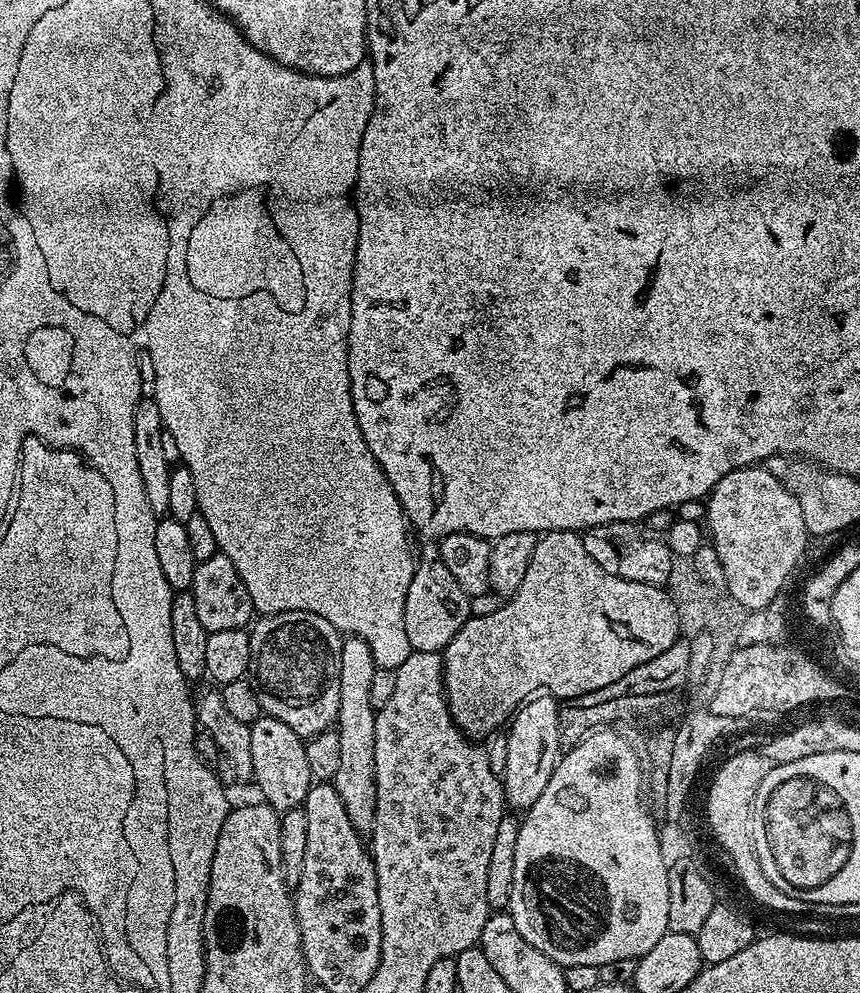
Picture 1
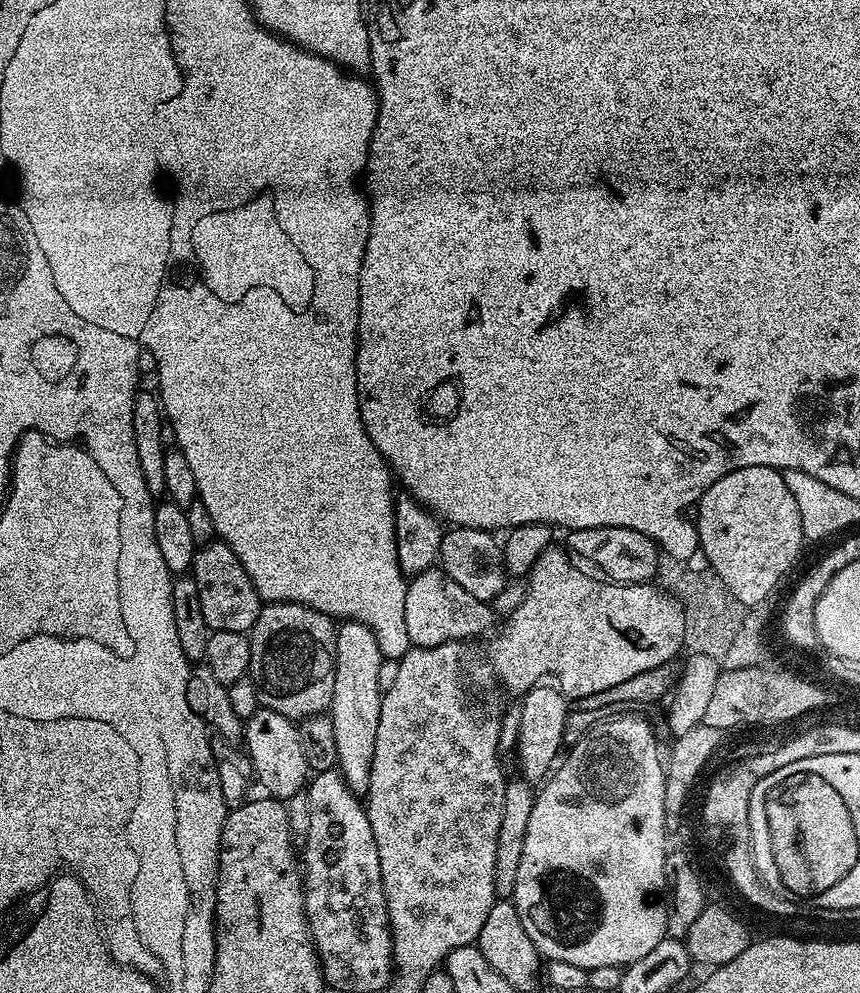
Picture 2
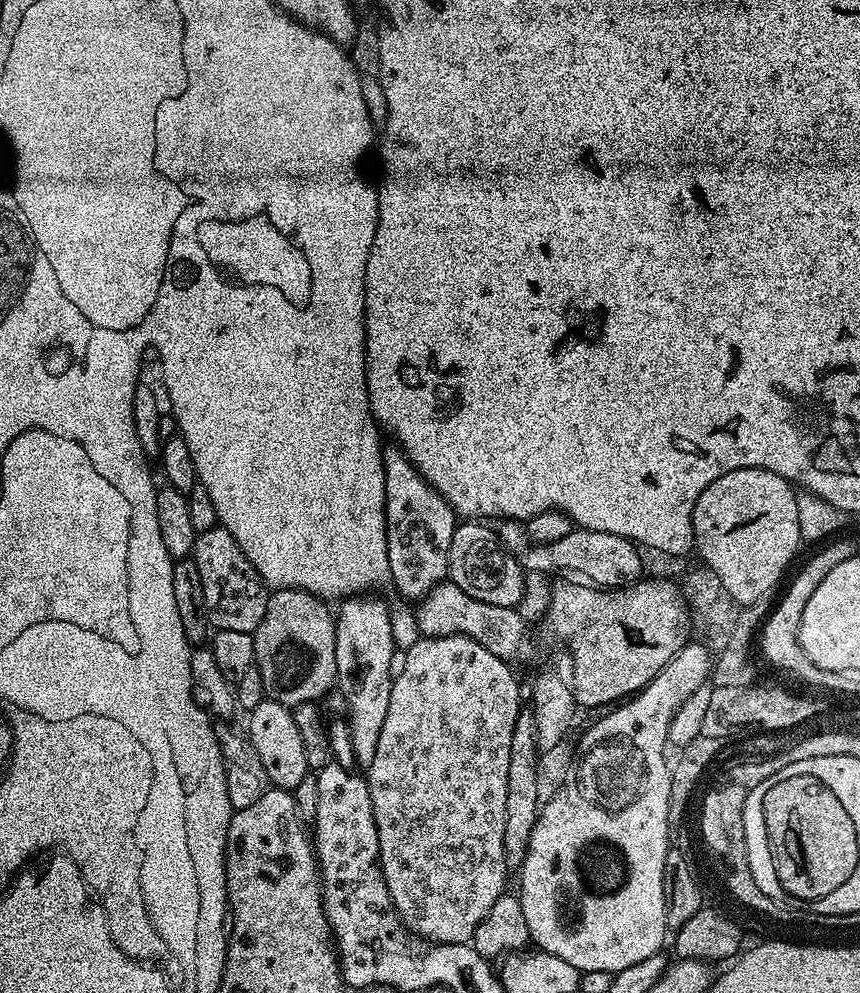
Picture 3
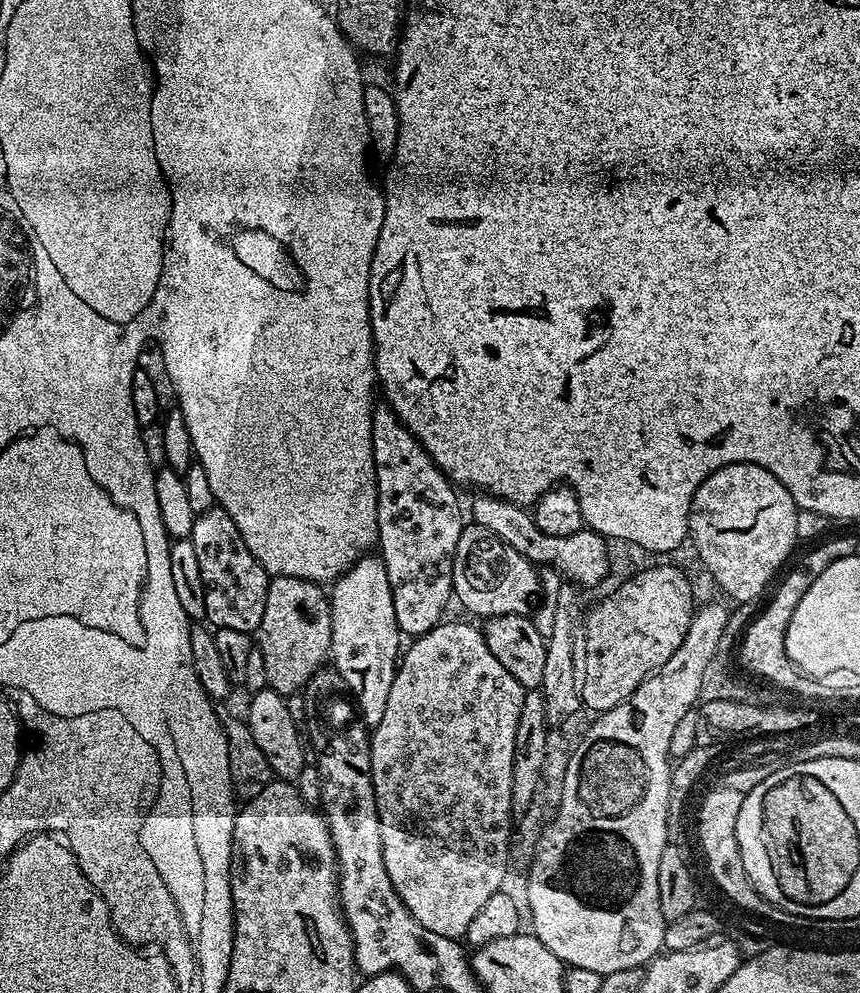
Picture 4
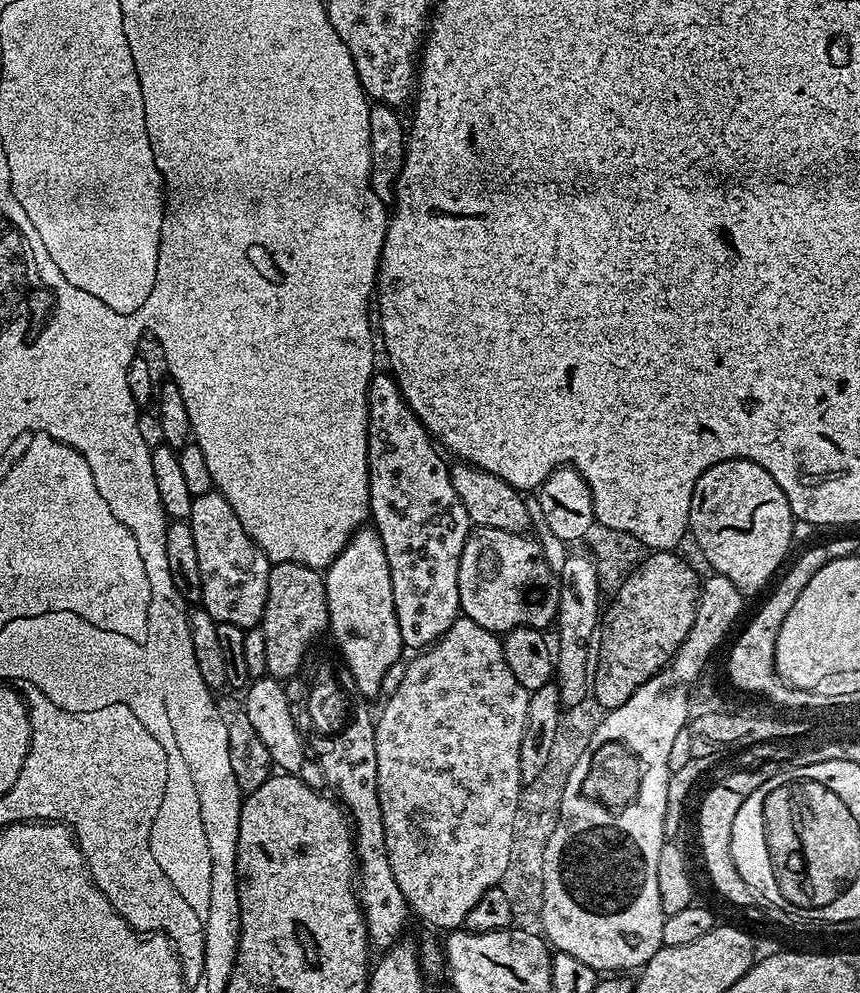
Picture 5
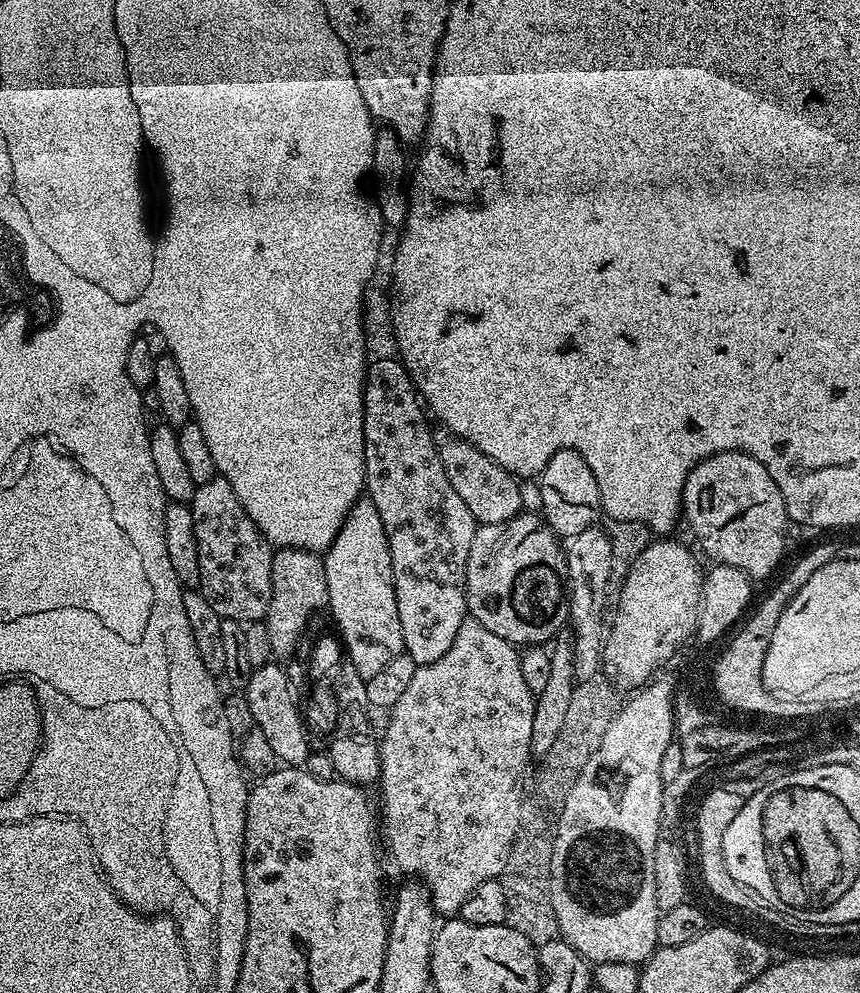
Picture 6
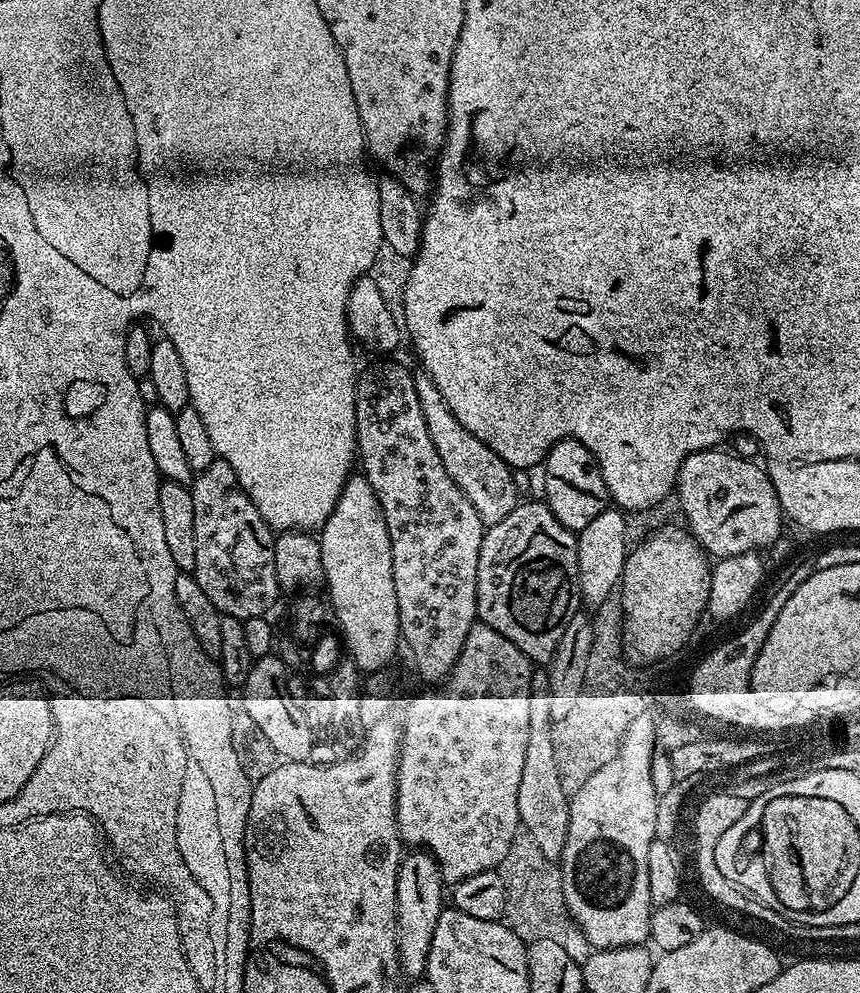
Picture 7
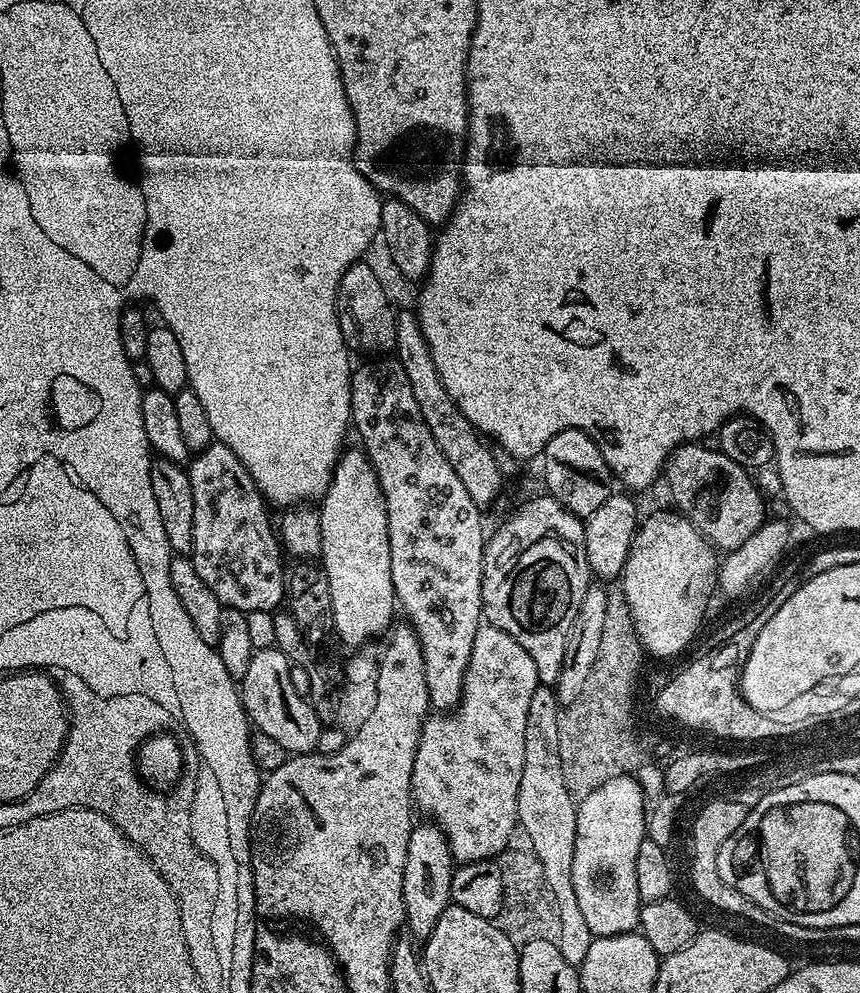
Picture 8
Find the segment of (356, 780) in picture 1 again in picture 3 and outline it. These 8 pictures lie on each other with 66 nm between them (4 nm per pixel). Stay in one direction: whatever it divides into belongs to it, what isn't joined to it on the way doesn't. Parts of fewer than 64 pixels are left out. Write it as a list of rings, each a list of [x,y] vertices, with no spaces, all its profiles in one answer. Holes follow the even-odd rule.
[[[372,594],[349,596],[339,605],[336,621],[336,683],[348,703],[348,733],[357,765],[374,762],[374,750],[378,746],[378,734],[382,734],[382,722],[386,722],[386,709],[390,706],[390,690],[394,679],[392,652],[397,651],[392,638],[392,614],[389,605],[375,600]]]

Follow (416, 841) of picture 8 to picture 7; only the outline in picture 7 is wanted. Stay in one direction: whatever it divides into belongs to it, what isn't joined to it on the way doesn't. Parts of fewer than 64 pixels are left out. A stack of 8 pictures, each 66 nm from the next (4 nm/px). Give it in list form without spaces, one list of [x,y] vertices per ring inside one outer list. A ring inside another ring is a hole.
[[[412,850],[401,859],[396,875],[396,955],[398,968],[408,976],[425,975],[428,966],[430,938],[438,918],[446,907],[446,881],[440,873],[440,864],[423,850]]]

